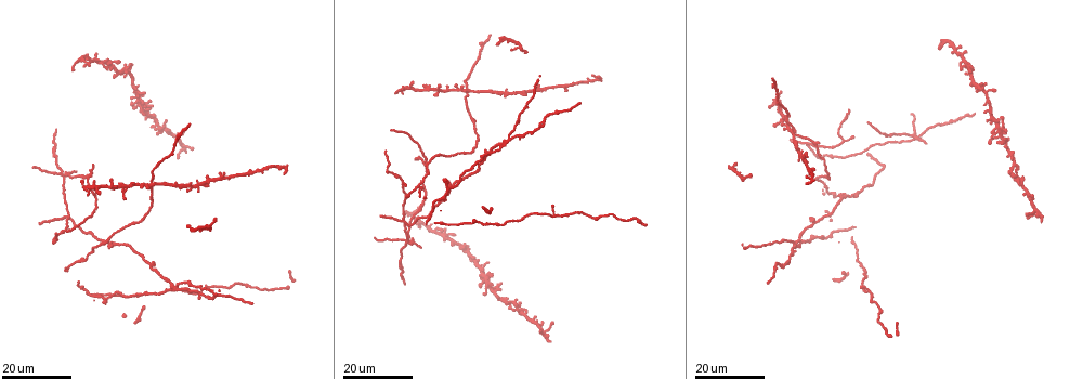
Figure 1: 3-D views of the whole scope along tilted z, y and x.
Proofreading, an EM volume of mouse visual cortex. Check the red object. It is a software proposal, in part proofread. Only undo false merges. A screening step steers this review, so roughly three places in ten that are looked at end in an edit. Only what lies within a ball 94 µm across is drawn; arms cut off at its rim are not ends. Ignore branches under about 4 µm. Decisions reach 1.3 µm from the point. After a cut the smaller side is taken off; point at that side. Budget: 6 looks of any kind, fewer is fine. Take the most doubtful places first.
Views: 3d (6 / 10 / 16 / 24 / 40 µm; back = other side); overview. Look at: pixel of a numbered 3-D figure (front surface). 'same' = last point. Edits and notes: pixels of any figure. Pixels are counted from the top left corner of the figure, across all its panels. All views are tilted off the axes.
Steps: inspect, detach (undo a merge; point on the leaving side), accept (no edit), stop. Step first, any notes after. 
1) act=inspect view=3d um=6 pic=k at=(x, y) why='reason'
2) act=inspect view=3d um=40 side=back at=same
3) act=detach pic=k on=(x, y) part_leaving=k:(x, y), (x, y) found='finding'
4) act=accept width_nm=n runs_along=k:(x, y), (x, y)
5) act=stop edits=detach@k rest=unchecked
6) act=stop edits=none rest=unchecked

act=inspect view=3d um=16 pic=1 at=(407, 242) why='looks like a crossing'

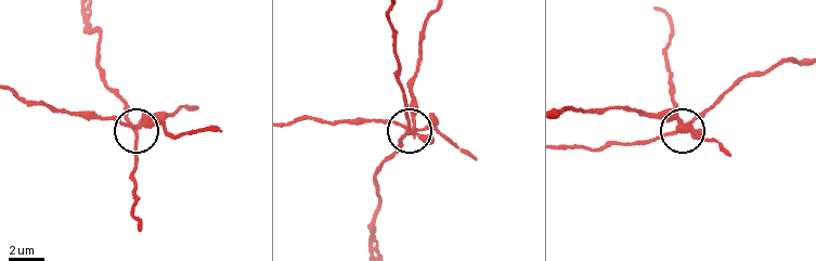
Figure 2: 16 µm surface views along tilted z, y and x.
act=inspect view=3d um=6 pic=2 at=(411, 130) why='zoom in'

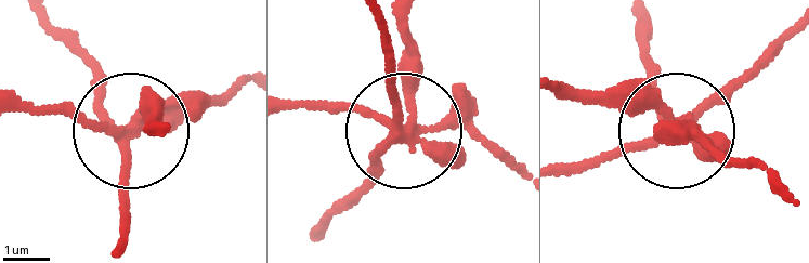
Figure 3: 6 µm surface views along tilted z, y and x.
act=inspect view=3d um=6 side=back pic=3 at=(406, 131)

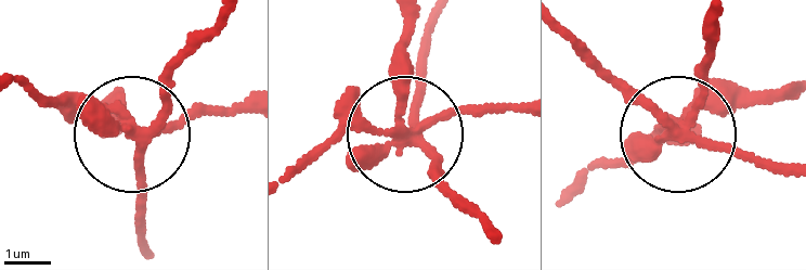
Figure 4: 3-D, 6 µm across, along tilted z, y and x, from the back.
act=detach pic=4 on=(393, 68) width_nm=260 part_leaving=4:(403, 139), (411, 22) found='two cells meet here'

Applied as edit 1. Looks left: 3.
act=inspect view=overview

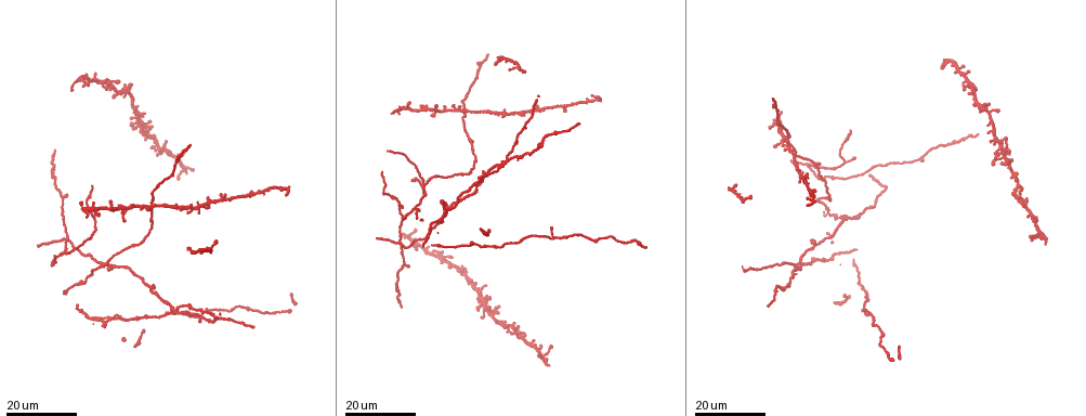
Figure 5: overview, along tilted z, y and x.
act=inspect view=3d um=24 pic=5 at=(506, 162) why='three-way junction'

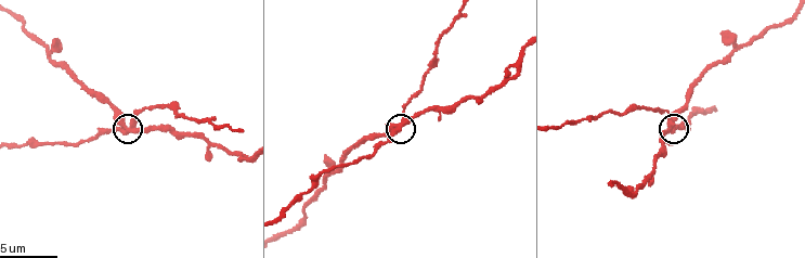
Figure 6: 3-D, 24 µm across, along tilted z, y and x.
act=inspect view=3d um=6 pic=6 at=(123, 130)

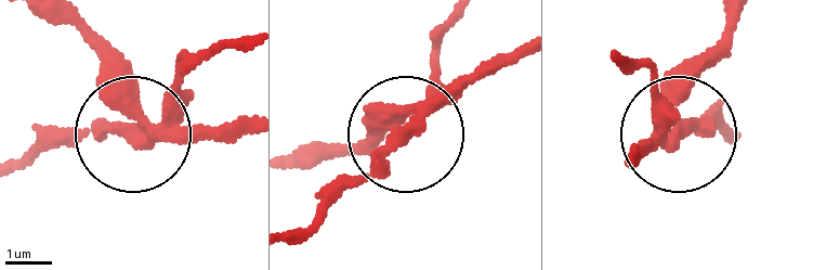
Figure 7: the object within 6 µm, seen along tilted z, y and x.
act=detach pic=7 on=(119, 82) width_nm=260 found='a second cell is stuck on'

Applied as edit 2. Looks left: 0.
act=stop edits=detach@4,detach@7 rest=unchecked

